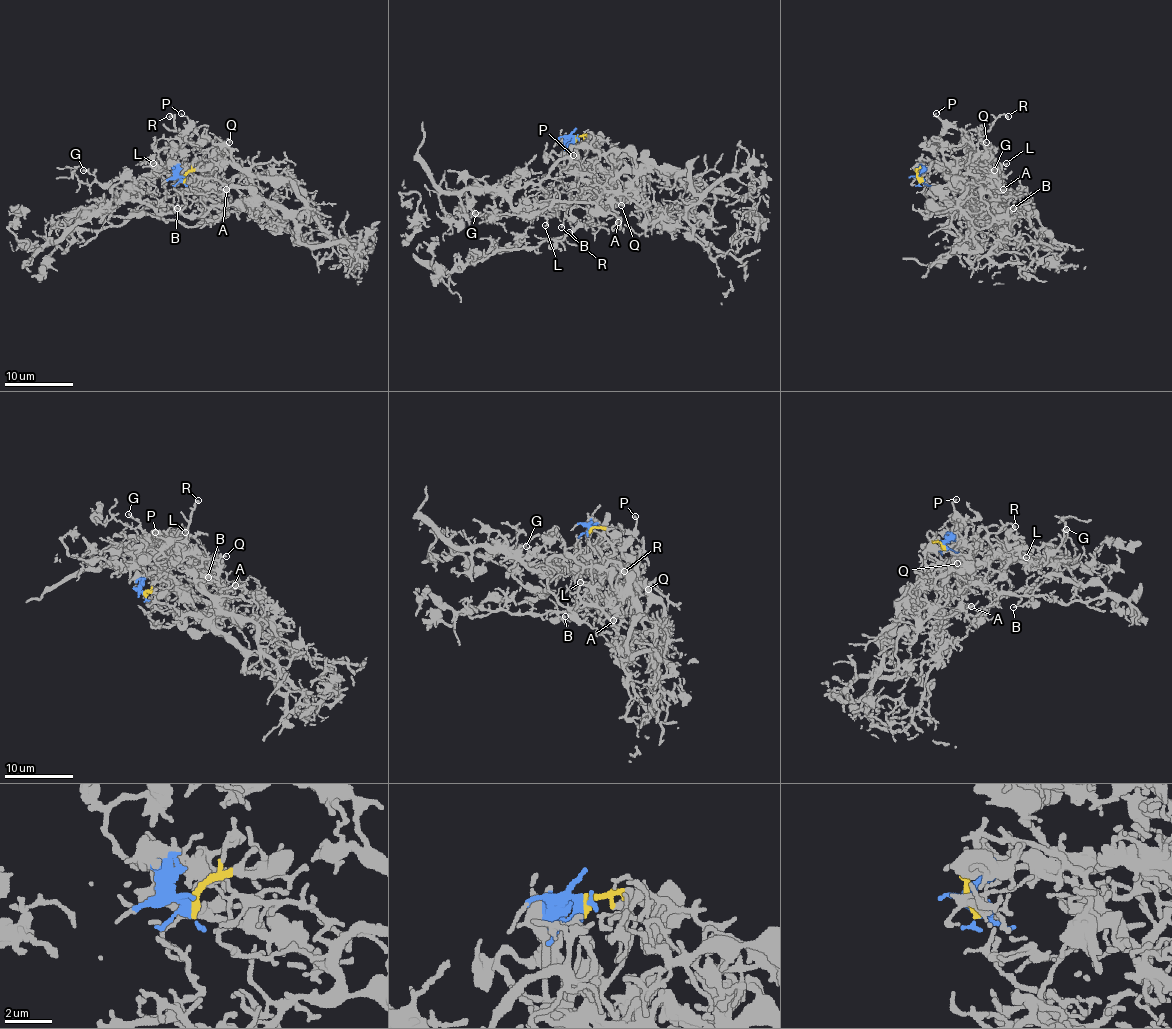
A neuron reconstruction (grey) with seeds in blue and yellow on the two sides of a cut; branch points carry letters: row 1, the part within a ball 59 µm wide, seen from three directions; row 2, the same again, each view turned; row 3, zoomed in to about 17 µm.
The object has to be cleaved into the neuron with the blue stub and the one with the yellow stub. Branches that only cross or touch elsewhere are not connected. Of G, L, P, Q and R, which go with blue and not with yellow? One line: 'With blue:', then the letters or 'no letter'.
With blue: G, L, P, Q, R

